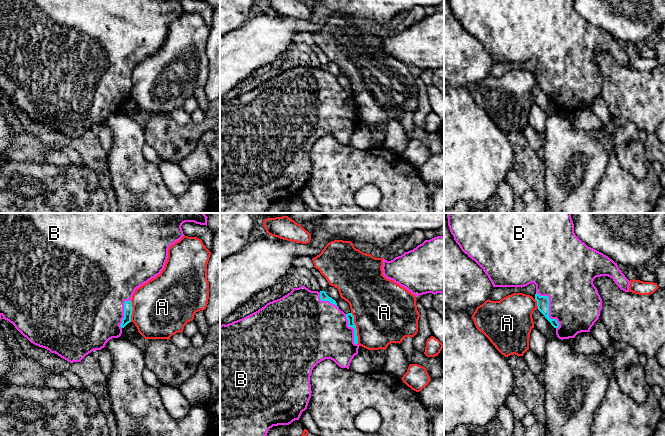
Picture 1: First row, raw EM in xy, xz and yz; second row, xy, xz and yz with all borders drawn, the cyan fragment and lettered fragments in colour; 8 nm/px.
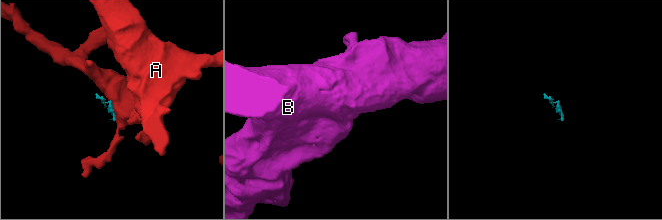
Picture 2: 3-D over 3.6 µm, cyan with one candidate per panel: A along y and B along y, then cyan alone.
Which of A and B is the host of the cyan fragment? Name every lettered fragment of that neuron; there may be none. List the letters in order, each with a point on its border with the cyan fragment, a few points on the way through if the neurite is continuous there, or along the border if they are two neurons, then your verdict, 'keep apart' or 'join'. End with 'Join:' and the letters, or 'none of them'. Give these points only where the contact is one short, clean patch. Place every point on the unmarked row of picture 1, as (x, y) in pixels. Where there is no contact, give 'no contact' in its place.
A: meets cyan in xz at (355, 104); border along xz (351, 88), (354, 94), (358, 119); keep apart
B: meets cyan in yz at (548, 85); join
Join: B

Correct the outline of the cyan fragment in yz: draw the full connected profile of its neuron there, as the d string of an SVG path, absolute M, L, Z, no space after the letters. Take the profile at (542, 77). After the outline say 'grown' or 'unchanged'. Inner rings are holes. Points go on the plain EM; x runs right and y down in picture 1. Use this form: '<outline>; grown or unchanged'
M448 0L451 10L461 26L474 36L485 48L491 57L493 63L525 63L531 59L536 61L535 76L537 77L538 86L556 105L556 111L559 115L575 114L578 109L590 108L591 103L599 95L602 85L602 75L594 62L593 57L596 53L608 52L613 55L615 60L623 67L629 68L630 57L625 53L615 39L603 29L588 23L574 9L574 0Z; grown

